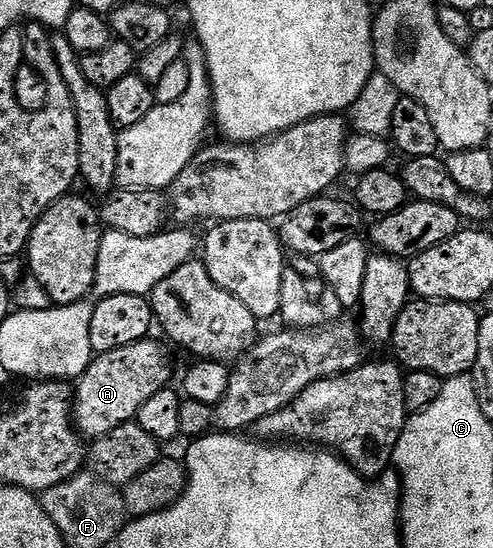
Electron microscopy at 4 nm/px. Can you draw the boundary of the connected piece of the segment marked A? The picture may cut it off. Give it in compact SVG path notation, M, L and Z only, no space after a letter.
M143 339L133 345L121 345L121 349L95 355L87 372L74 384L73 422L80 436L91 441L100 439L105 433L132 422L141 405L158 391L159 355L143 355Z

